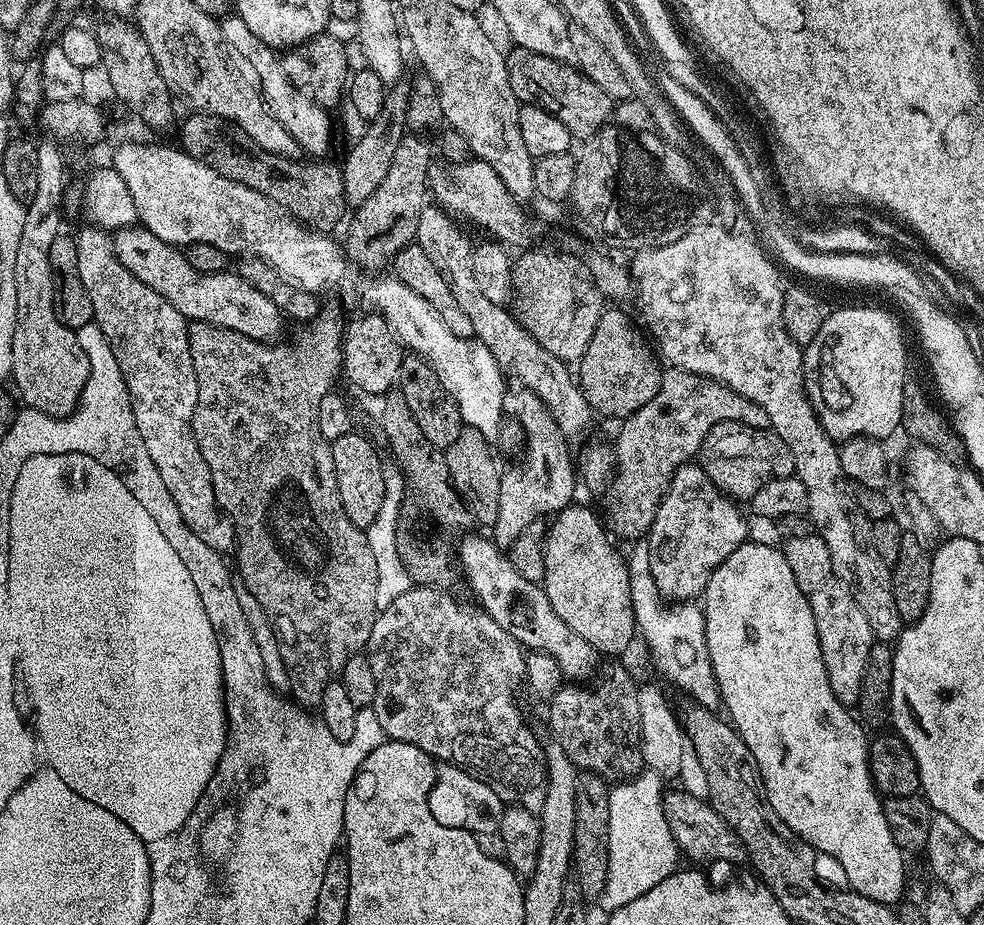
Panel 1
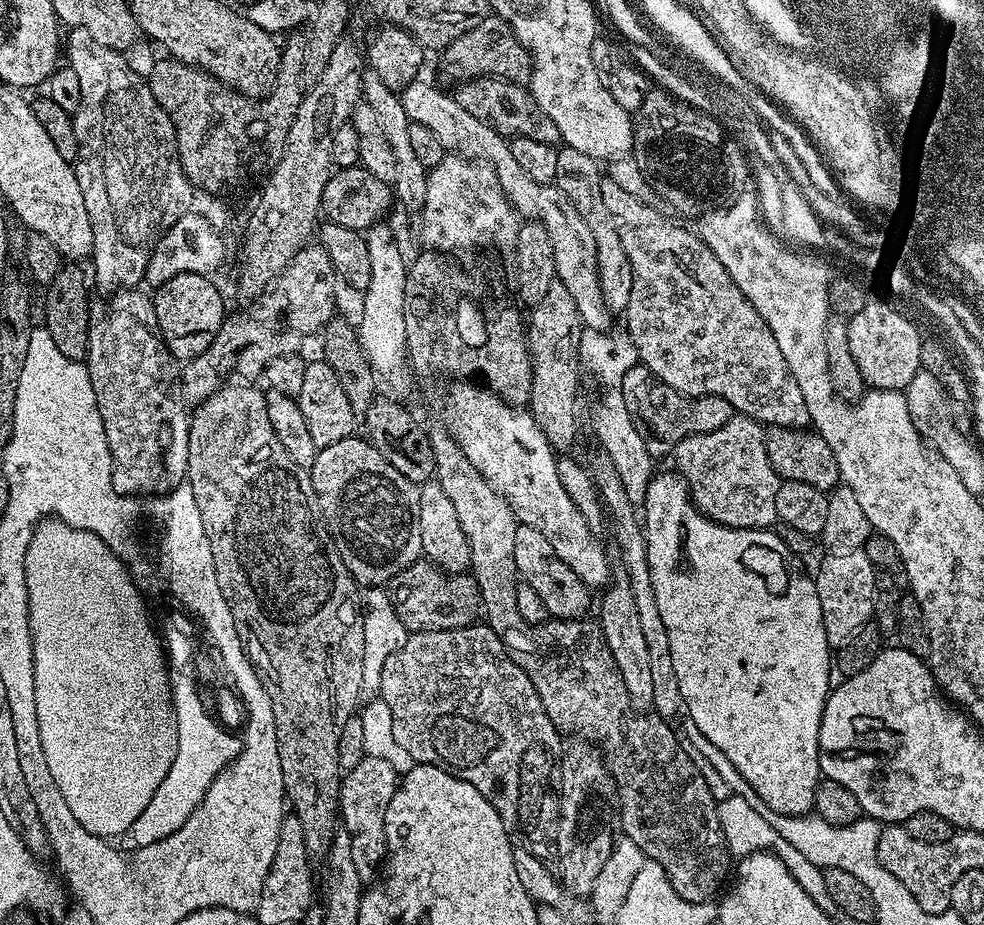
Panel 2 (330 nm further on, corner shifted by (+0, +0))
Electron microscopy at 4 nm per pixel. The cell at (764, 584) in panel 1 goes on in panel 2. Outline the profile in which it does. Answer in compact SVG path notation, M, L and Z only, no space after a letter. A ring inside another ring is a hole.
M669 470L669 472L657 471L655 475L653 475L650 486L646 490L646 498L642 505L642 527L644 530L646 550L648 551L650 582L654 582L654 598L658 601L658 610L662 614L662 623L666 626L666 635L670 637L670 658L674 661L674 675L678 677L678 690L684 699L682 708L686 713L687 719L692 720L694 726L698 726L698 730L702 730L702 734L706 734L706 738L710 738L710 742L714 742L714 746L718 746L718 750L722 750L722 754L726 754L726 758L730 758L730 762L734 762L734 767L738 770L738 774L742 774L742 778L746 778L746 782L750 782L750 786L754 786L754 792L758 794L758 798L762 798L762 802L766 802L766 806L770 806L775 812L786 814L787 816L802 816L811 813L815 802L815 790L822 779L820 751L818 750L818 730L822 726L824 704L828 700L828 693L830 691L828 679L834 676L834 652L826 638L826 630L822 626L822 606L818 602L818 590L816 589L815 579L813 579L809 573L807 576L807 574L800 569L799 562L801 561L798 559L798 556L792 553L790 549L780 541L775 531L753 530L750 528L728 528L724 524L714 522L709 516L703 516L703 514L696 509L696 504L693 502L691 494L688 493L688 483L672 470Z

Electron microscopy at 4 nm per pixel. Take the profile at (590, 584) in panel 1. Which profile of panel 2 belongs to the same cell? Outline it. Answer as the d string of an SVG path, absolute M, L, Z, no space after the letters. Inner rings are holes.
M517 523L514 534L514 562L519 579L525 584L534 586L538 598L542 598L542 602L546 605L549 617L575 620L587 613L584 611L587 610L593 593L584 585L582 578L578 578L578 574L574 574L574 570L570 570L570 566L566 566L566 562L562 562L558 554L554 554L554 546L550 546L550 542L546 542L546 538L538 534L534 526Z

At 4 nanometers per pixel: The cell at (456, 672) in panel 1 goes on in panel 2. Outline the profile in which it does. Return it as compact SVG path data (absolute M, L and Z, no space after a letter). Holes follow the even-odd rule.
M473 622L467 628L451 628L450 630L430 630L429 632L413 632L409 635L406 646L402 646L390 658L386 658L386 666L382 666L382 678L380 679L379 699L390 706L390 718L394 722L394 739L398 746L406 749L406 754L410 754L413 761L418 764L429 764L445 768L450 774L470 782L478 794L486 798L498 810L502 822L508 828L509 833L517 837L524 836L523 847L530 850L545 862L552 862L557 859L558 849L562 844L562 833L560 830L560 749L562 747L561 733L557 732L554 722L546 714L542 706L542 698L534 690L530 678L525 674L514 661L507 646L498 638L498 634L487 623Z

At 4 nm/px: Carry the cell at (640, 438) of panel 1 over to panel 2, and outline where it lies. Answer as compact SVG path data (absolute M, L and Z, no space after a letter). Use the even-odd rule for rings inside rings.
M639 362L626 370L626 378L622 378L622 398L626 398L626 410L630 410L634 430L642 434L642 442L646 442L646 450L650 450L654 458L660 458L667 452L669 455L676 444L682 442L682 438L726 426L726 422L730 422L734 415L726 398L684 396L678 390L666 386L666 382L662 382L646 365Z

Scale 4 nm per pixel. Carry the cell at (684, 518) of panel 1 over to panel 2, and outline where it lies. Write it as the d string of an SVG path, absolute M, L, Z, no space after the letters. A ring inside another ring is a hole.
M734 414L726 426L718 426L718 430L696 432L693 436L682 438L674 449L676 456L675 471L688 483L688 493L691 494L696 509L709 516L714 522L724 524L728 528L750 528L753 530L768 530L776 524L775 500L778 499L780 475L770 466L770 458L766 454L765 425L748 416Z

